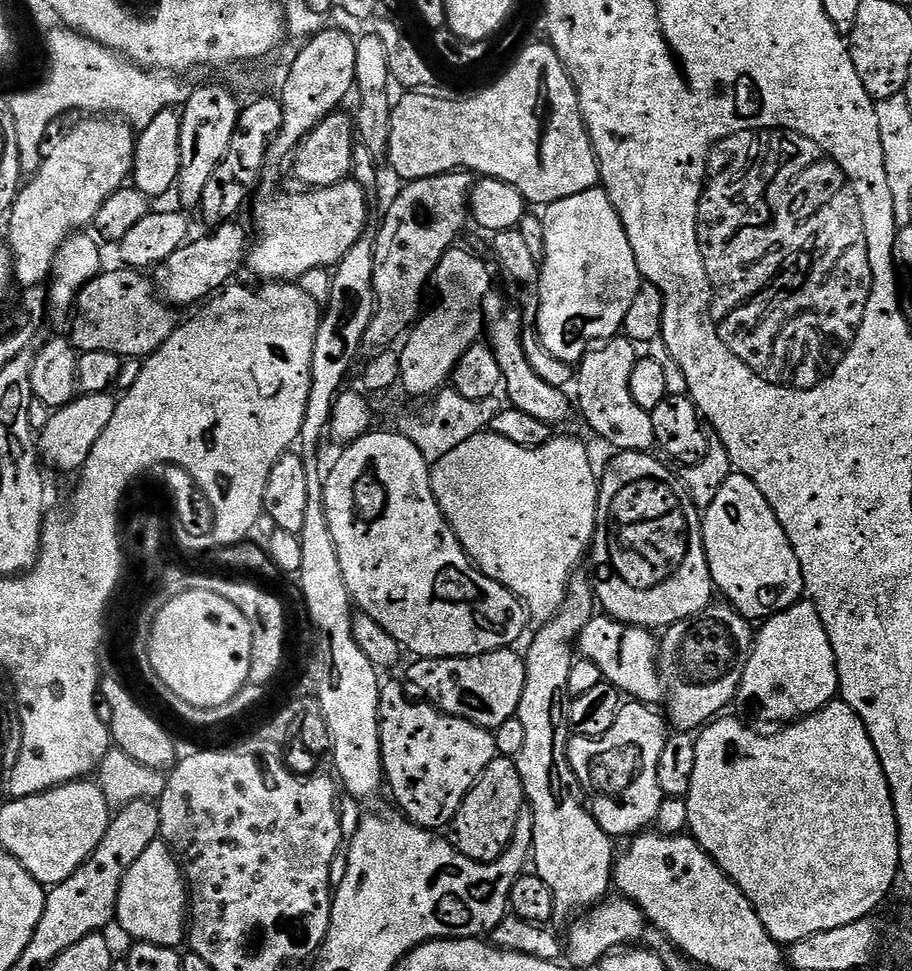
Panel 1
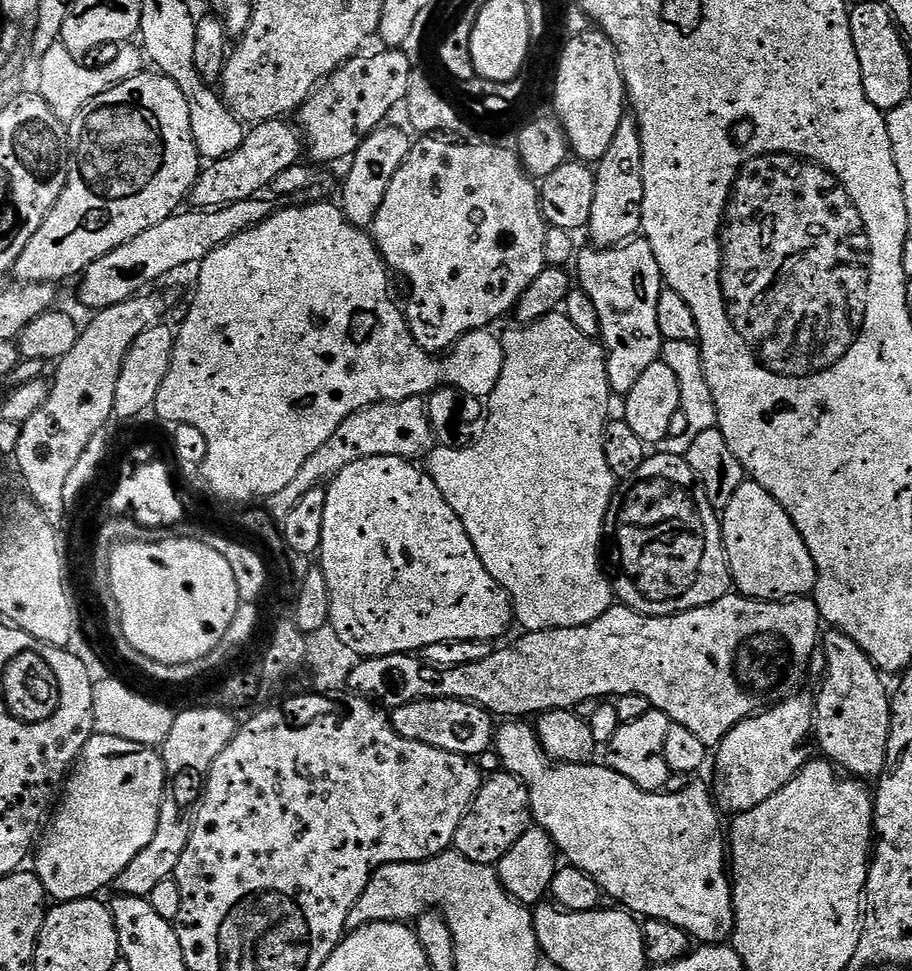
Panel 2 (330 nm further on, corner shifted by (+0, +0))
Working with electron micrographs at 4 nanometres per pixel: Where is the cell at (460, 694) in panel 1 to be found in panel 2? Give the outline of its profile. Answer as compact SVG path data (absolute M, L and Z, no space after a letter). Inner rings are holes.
M415 700L391 709L392 728L410 742L422 742L438 750L477 758L494 744L494 717L485 708L461 700Z

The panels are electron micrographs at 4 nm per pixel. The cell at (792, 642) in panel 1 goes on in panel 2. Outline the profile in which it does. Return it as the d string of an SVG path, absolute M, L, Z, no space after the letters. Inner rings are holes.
M797 694L780 701L779 704L773 704L770 708L765 708L763 712L752 716L749 720L744 720L722 738L720 744L714 748L714 775L710 781L711 791L714 793L716 807L721 813L735 818L743 814L746 810L754 810L754 806L762 806L766 798L778 794L790 778L802 765L807 764L810 759L810 753L804 749L804 739L809 739L810 733L814 728L814 704L811 699L808 700L803 694Z

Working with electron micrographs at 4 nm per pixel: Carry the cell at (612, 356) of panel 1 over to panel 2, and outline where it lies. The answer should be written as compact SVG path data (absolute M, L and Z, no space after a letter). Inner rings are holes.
M633 238L615 248L588 246L575 257L574 272L578 287L590 294L600 323L599 343L604 349L606 374L617 397L634 390L634 382L655 360L661 359L664 335L658 330L658 294L662 281L654 250L643 238Z

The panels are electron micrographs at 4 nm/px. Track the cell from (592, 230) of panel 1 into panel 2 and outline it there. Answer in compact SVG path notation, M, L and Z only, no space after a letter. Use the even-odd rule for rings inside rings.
M625 118L610 142L610 150L595 165L596 185L594 204L590 206L590 218L586 232L592 235L591 243L597 248L615 248L635 237L641 231L640 203L644 197L642 190L642 144L640 131L635 119Z

